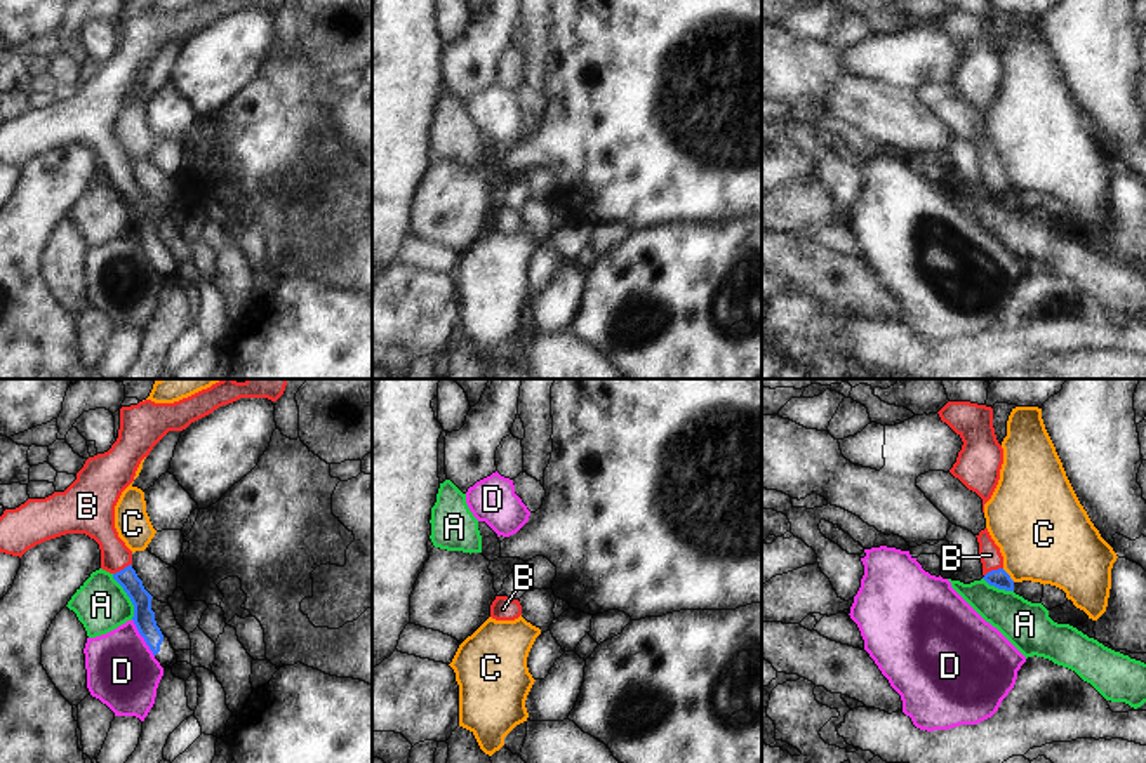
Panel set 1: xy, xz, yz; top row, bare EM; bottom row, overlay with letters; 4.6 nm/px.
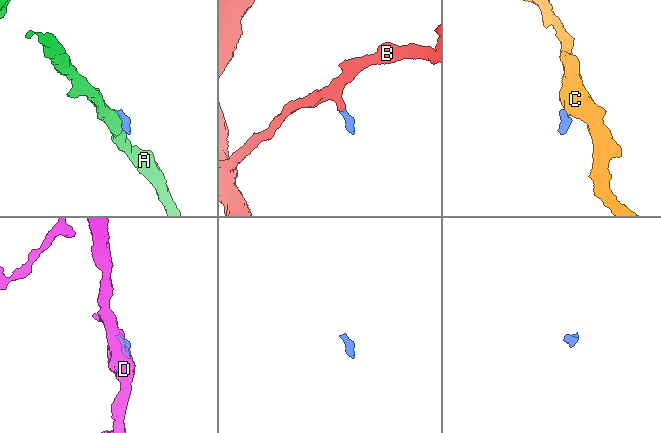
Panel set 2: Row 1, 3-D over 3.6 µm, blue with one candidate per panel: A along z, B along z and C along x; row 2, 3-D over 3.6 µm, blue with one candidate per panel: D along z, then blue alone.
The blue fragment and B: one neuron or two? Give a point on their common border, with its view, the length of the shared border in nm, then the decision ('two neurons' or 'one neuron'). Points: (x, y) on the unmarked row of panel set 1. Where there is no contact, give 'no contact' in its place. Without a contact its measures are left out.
meets blue in xy at (124, 179); contact 100 nm long; one neuron

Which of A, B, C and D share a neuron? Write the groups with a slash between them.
A / B / C / D

